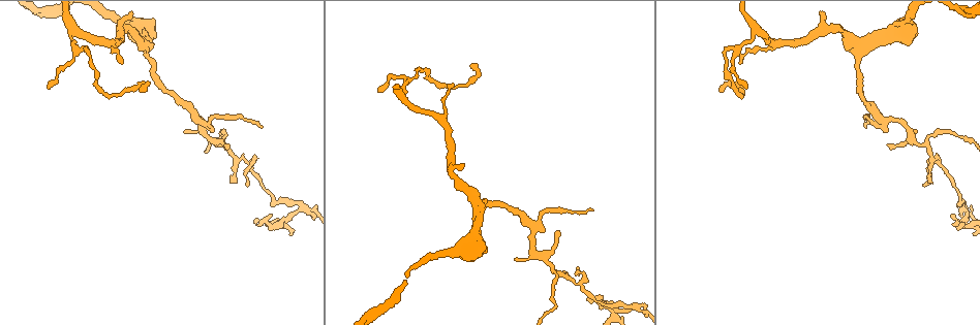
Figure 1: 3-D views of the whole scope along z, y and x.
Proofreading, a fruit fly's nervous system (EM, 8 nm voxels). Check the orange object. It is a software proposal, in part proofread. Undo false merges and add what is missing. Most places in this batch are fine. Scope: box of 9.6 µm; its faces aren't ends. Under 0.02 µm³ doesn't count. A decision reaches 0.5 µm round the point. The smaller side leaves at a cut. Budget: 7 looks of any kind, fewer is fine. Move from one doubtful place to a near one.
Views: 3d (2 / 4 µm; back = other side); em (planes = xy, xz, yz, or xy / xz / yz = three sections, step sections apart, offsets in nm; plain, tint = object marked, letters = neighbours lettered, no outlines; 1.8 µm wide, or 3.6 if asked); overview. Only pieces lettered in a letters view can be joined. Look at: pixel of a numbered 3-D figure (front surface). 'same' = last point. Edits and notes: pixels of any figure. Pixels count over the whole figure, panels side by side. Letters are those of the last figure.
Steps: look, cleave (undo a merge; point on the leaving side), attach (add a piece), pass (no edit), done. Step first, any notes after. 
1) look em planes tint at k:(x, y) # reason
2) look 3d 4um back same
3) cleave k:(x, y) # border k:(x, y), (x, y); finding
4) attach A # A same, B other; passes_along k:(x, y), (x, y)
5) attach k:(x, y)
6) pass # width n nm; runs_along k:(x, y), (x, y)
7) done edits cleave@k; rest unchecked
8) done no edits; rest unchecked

look em planes letters at 1:(220, 144) # three arms meet

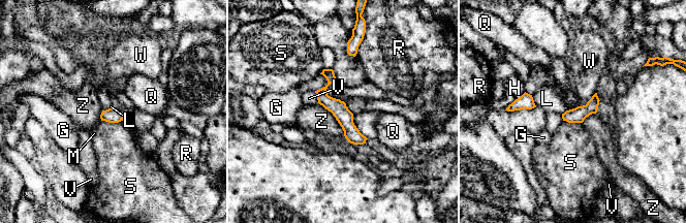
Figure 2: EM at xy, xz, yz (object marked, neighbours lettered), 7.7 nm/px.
pass # longest_contact Z 340 nm; G other, H other, L other, M other, Q other, R other, S other, V other, W other, Z other; runs_along 2:(325, 71), (324, 97), (363, 140); one neuron here

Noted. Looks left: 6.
look em planes tint at 1:(301, 204) # three-way junction

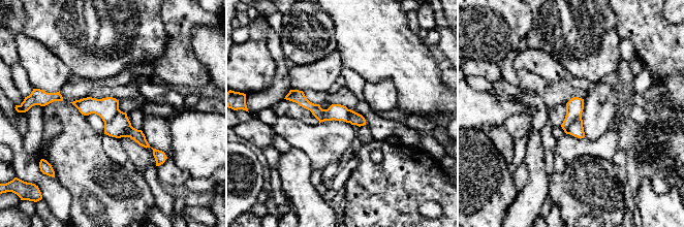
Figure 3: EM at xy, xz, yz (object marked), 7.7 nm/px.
look em planes letters same # see the neighbours

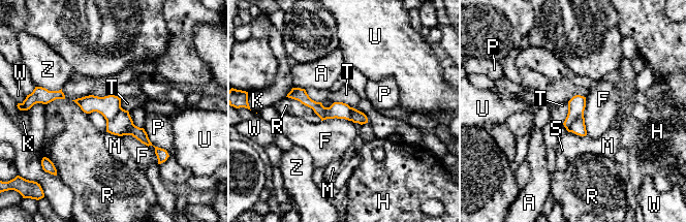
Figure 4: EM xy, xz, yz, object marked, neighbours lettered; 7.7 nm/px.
pass # A other, F other, H other, K other, M other, P other, R other, S other, T other, U other, W other, Z other; continuous, no second neuron

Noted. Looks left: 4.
look 3d 4um back at 1:(905, 23) # sudden change in width

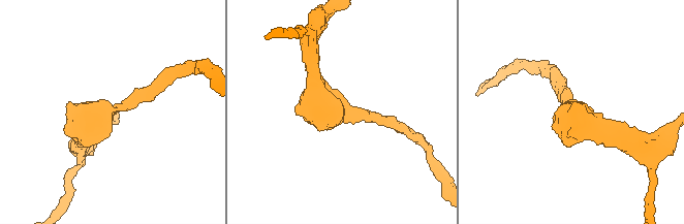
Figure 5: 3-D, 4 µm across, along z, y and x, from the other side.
look em xz step 8 letters at 5:(342, 112) # arm_widths 200, 420 nm

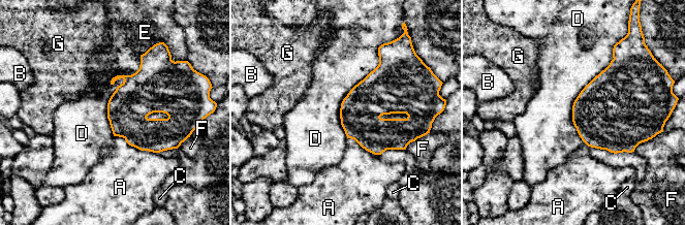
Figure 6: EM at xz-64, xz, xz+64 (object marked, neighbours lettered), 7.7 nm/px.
pass # longest_contact D 650 nm; A other, B other, C other, D other, E other, F other, G other; border 6:(141, 55), (113, 135); continuous, no second neuron

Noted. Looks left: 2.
done no edits; rest unchecked

